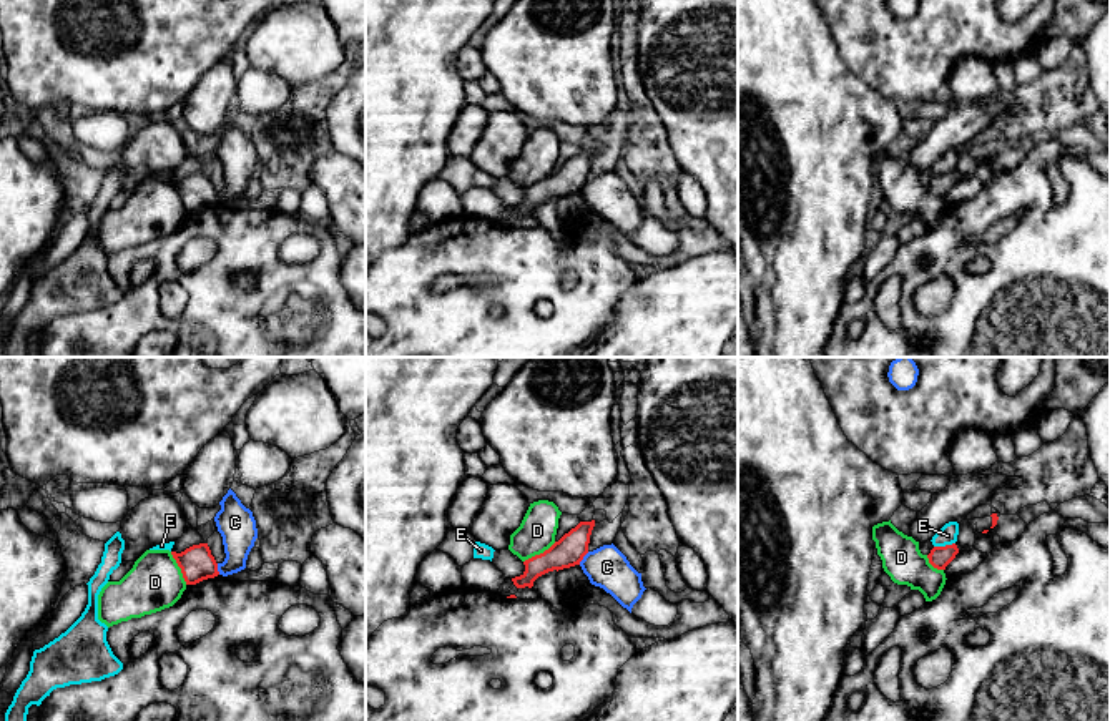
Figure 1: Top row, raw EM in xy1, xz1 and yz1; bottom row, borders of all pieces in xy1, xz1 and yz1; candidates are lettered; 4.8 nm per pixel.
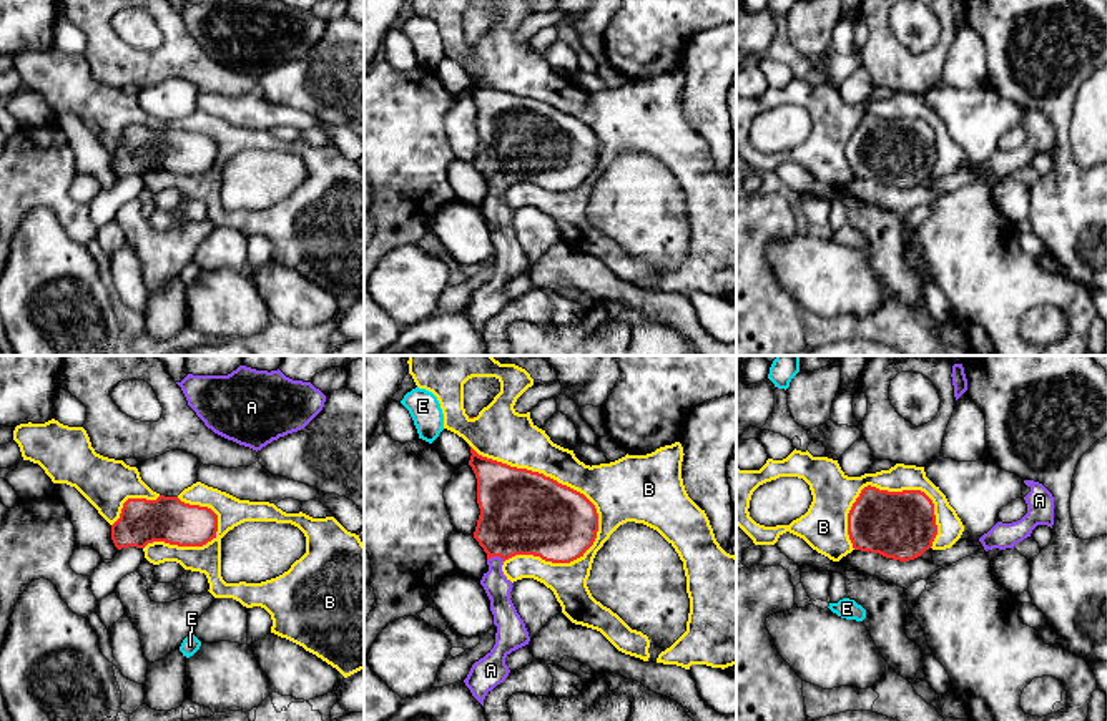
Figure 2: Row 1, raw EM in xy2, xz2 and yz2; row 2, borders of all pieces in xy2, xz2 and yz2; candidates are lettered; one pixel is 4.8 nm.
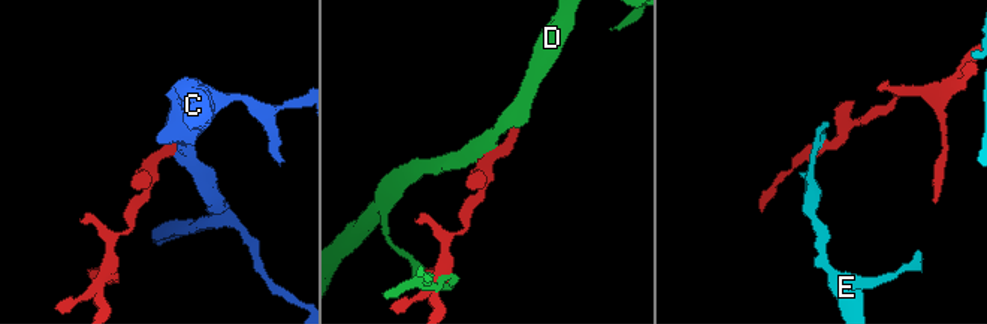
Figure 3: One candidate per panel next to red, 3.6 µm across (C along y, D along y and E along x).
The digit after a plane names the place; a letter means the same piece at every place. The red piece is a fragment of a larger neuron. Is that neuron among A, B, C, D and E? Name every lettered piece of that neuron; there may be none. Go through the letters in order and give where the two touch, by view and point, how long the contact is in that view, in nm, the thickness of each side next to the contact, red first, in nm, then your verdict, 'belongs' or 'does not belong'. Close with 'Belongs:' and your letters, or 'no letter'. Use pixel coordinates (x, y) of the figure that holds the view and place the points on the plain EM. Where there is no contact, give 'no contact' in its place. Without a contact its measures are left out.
A: xz2 (496, 183) | 90 nm | 420/120 nm | belongs
B: xz2 (555, 108) | 800 nm | 420/220 nm | does not belong
C: xz1 (582, 186) | 80 nm | 150/200 nm | does not belong
D: xy1 (180, 195) | 180 nm | 170/260 nm | does not belong
E: yz1 (944, 175) | 110 nm | 110/90 nm | does not belong
Belongs: A

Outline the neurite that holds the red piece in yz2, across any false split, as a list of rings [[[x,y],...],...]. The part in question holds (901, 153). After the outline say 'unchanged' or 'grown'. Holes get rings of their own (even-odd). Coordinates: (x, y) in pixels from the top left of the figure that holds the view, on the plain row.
[[[868,113],[848,141],[848,163],[854,178],[914,188],[937,163],[934,131],[921,118],[888,120]]]; unchanged

